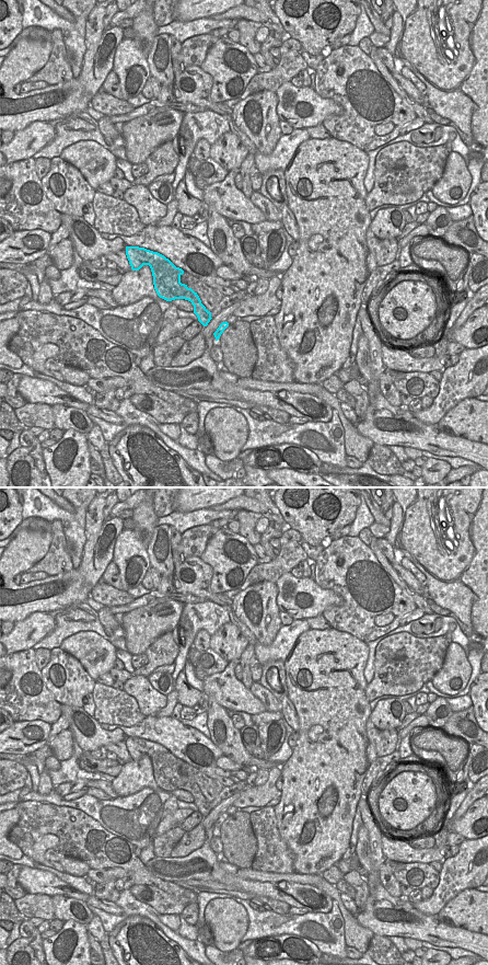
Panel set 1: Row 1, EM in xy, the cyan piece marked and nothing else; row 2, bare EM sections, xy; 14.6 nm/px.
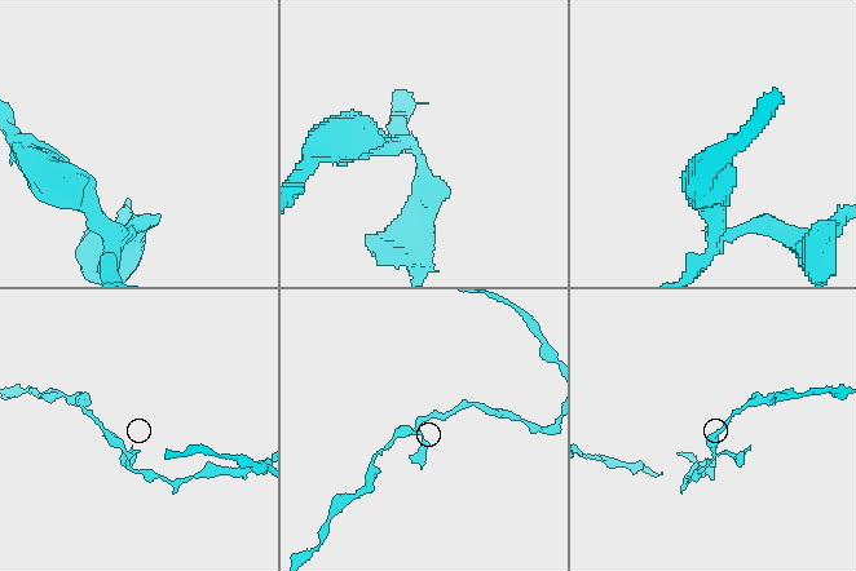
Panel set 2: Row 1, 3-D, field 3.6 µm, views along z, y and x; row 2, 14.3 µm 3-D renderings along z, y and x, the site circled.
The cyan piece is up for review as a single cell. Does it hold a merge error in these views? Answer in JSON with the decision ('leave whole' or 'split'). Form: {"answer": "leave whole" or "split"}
{"answer": "leave whole"}

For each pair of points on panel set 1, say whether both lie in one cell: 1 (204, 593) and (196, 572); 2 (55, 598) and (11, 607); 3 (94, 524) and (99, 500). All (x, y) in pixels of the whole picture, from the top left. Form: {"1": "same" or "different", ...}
{"1": "same", "2": "same", "3": "same"}

